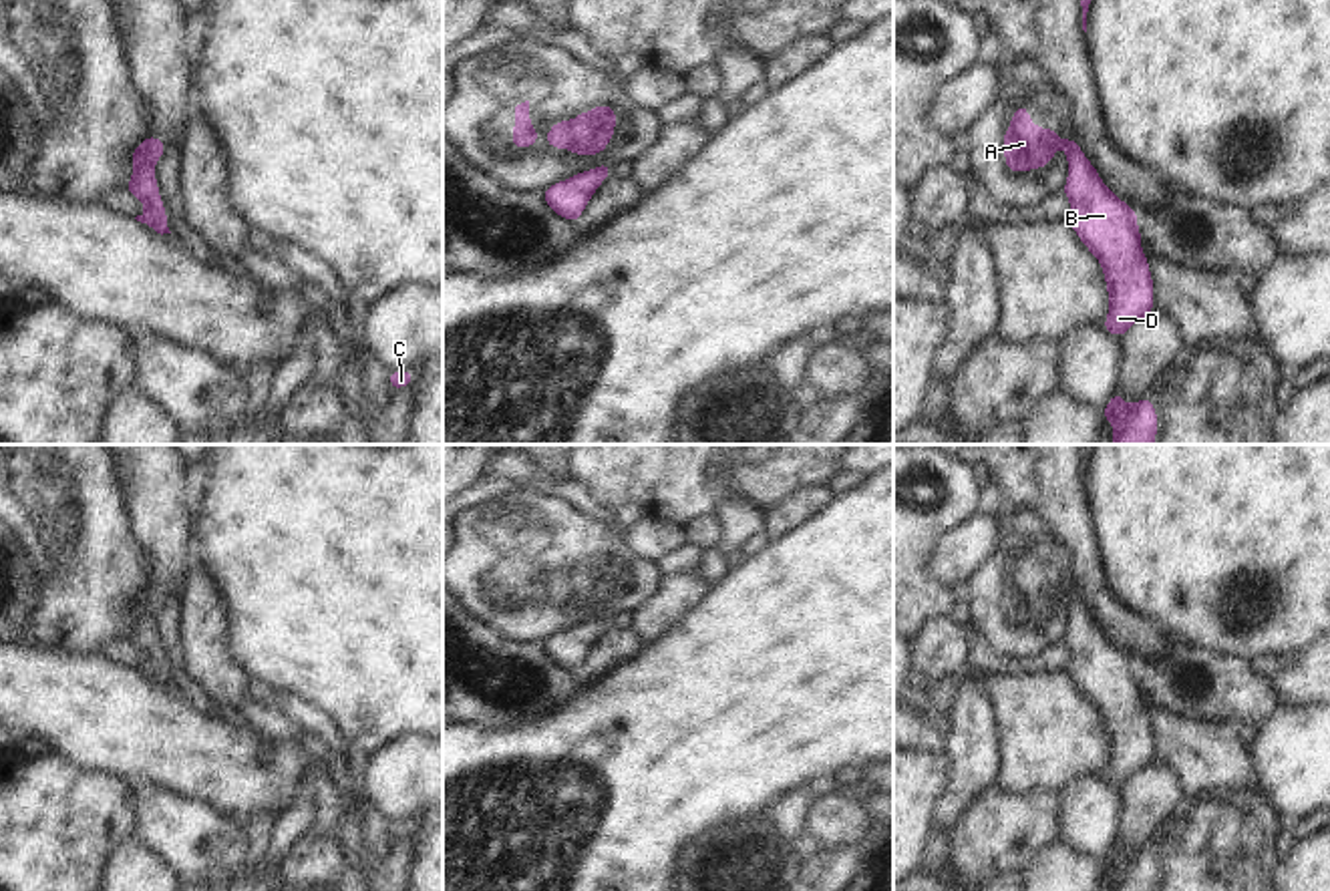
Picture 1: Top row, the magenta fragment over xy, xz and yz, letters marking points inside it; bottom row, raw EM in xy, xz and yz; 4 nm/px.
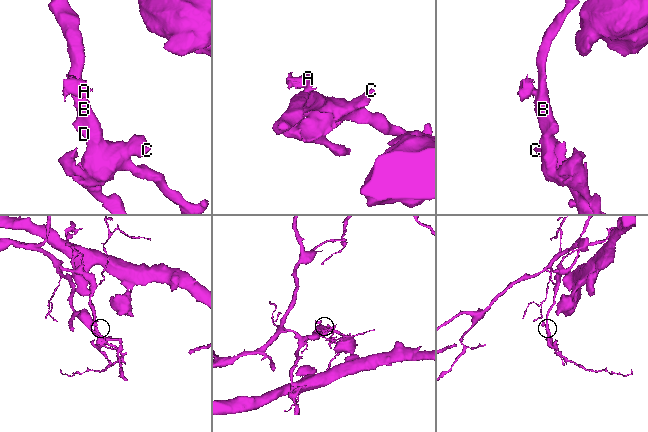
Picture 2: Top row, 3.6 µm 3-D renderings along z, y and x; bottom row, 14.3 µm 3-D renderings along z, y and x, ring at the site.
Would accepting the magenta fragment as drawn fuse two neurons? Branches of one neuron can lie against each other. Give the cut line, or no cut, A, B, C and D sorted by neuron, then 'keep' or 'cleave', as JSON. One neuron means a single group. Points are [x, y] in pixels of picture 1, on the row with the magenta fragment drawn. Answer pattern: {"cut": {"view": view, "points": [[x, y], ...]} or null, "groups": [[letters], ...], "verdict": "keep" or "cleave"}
{"cut": {"view": "xy", "points": [[133, 151], [143, 153], [153, 163]]}, "groups": [["A"], ["B", "C", "D"]], "verdict": "cleave"}

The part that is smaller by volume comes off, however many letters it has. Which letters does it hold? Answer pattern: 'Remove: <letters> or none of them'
Remove: A

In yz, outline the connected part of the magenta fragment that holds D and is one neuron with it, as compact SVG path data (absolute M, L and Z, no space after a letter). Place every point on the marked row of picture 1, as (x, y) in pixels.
M1083 147L1068 159L1062 193L1070 201L1068 223L1103 265L1109 292L1103 328L1123 338L1135 322L1153 314L1153 278L1141 249L1137 211L1101 181Z

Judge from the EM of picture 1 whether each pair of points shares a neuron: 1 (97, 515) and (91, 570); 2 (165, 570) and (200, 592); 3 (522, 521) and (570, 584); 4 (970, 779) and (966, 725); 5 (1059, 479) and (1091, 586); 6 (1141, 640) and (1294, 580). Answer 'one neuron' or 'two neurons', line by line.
1: one neuron
2: two neurons
3: one neuron
4: one neuron
5: one neuron
6: two neurons

